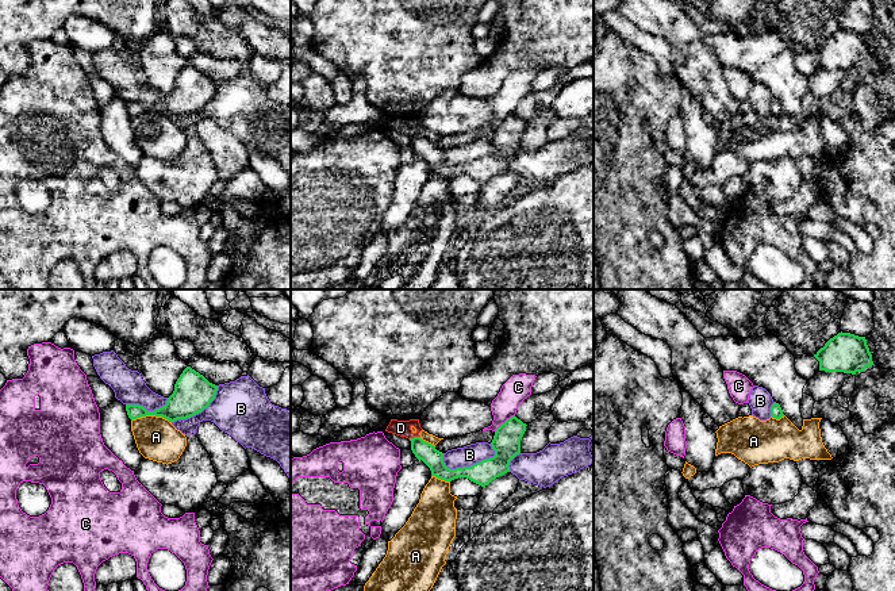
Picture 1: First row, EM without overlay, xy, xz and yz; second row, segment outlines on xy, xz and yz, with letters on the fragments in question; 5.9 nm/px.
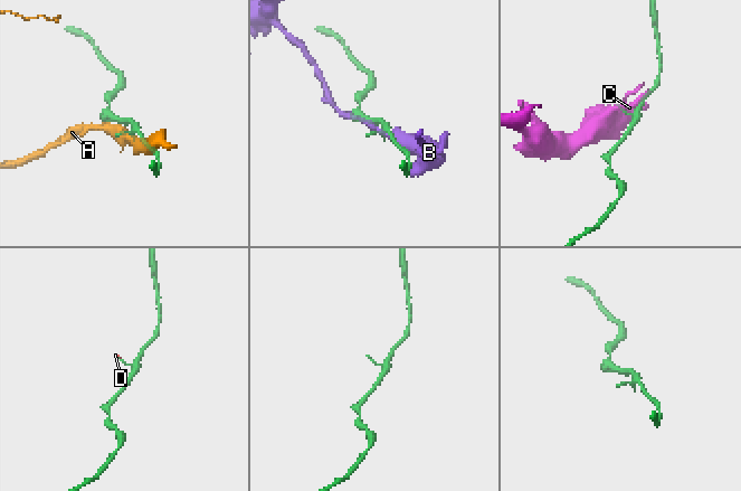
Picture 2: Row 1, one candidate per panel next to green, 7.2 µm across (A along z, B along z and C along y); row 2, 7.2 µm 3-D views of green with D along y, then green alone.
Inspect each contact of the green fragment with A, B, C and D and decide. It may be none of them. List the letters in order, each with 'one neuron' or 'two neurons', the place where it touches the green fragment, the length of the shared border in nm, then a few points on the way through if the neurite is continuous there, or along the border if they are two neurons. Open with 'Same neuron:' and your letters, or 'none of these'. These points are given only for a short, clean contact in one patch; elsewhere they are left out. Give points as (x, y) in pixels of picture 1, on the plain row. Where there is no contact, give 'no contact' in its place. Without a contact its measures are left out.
Same neuron: none of these
A: two neurons; contact xy (149, 111); length 220 nm
B: two neurons; contact xz (471, 162); length 320 nm
C: two neurons; contact xz (504, 119); length 160 nm; border xz (514, 111), (495, 129)
D: two neurons; contact xz (414, 134); length 70 nm; border xz (419, 133), (408, 135)

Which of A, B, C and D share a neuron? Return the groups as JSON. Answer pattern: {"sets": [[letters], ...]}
{"sets": [["A", "D"], ["B"], ["C"]]}

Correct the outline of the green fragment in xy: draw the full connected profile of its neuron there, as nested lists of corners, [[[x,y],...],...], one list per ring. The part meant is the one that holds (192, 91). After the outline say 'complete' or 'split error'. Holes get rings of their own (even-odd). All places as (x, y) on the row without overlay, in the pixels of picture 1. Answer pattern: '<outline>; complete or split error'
[[[187,64],[177,76],[174,88],[165,103],[147,108],[139,101],[126,101],[126,108],[131,118],[146,112],[162,114],[170,119],[187,116],[207,105],[215,96],[216,88],[218,82],[210,80],[191,64]]]; complete

